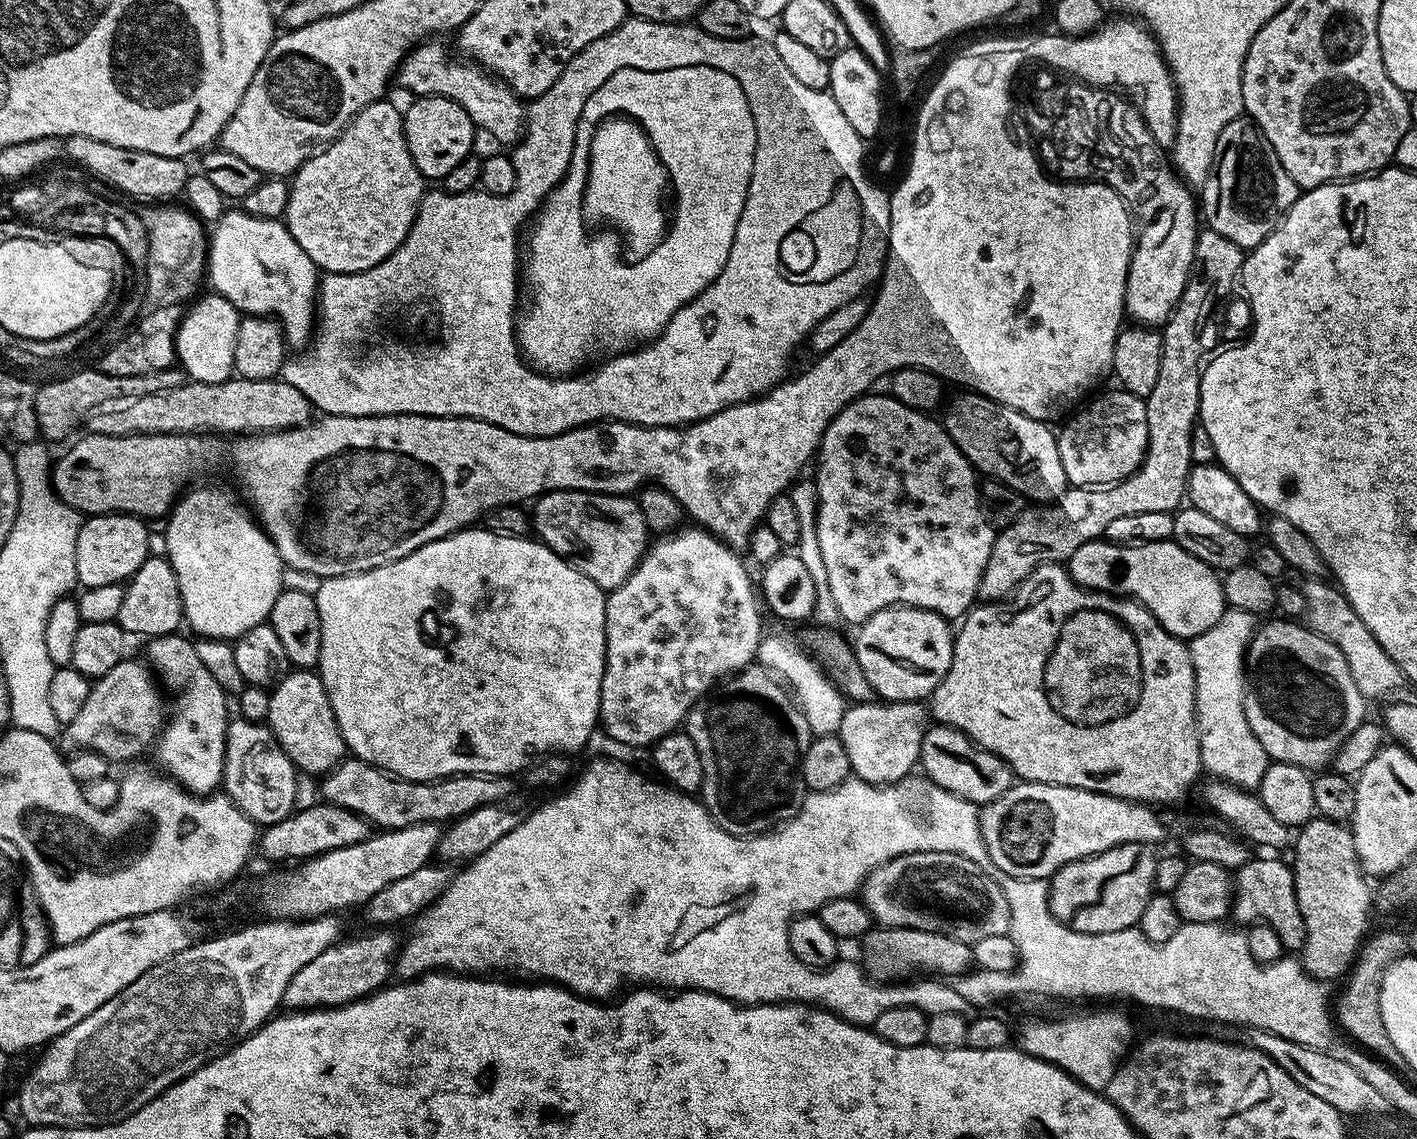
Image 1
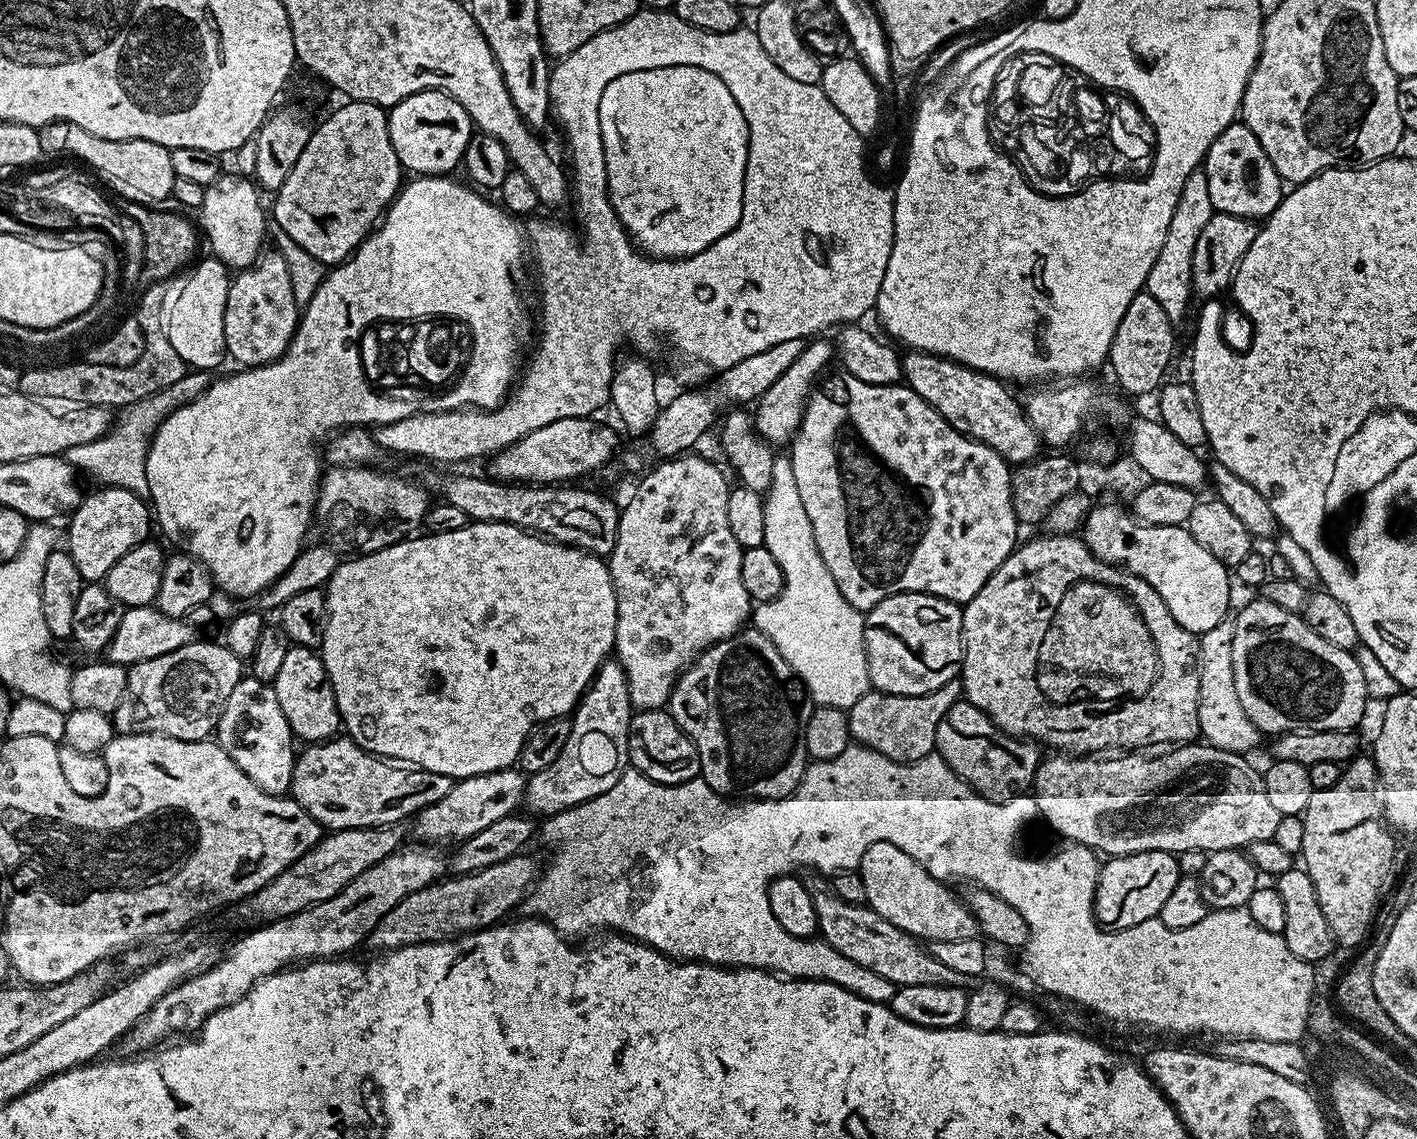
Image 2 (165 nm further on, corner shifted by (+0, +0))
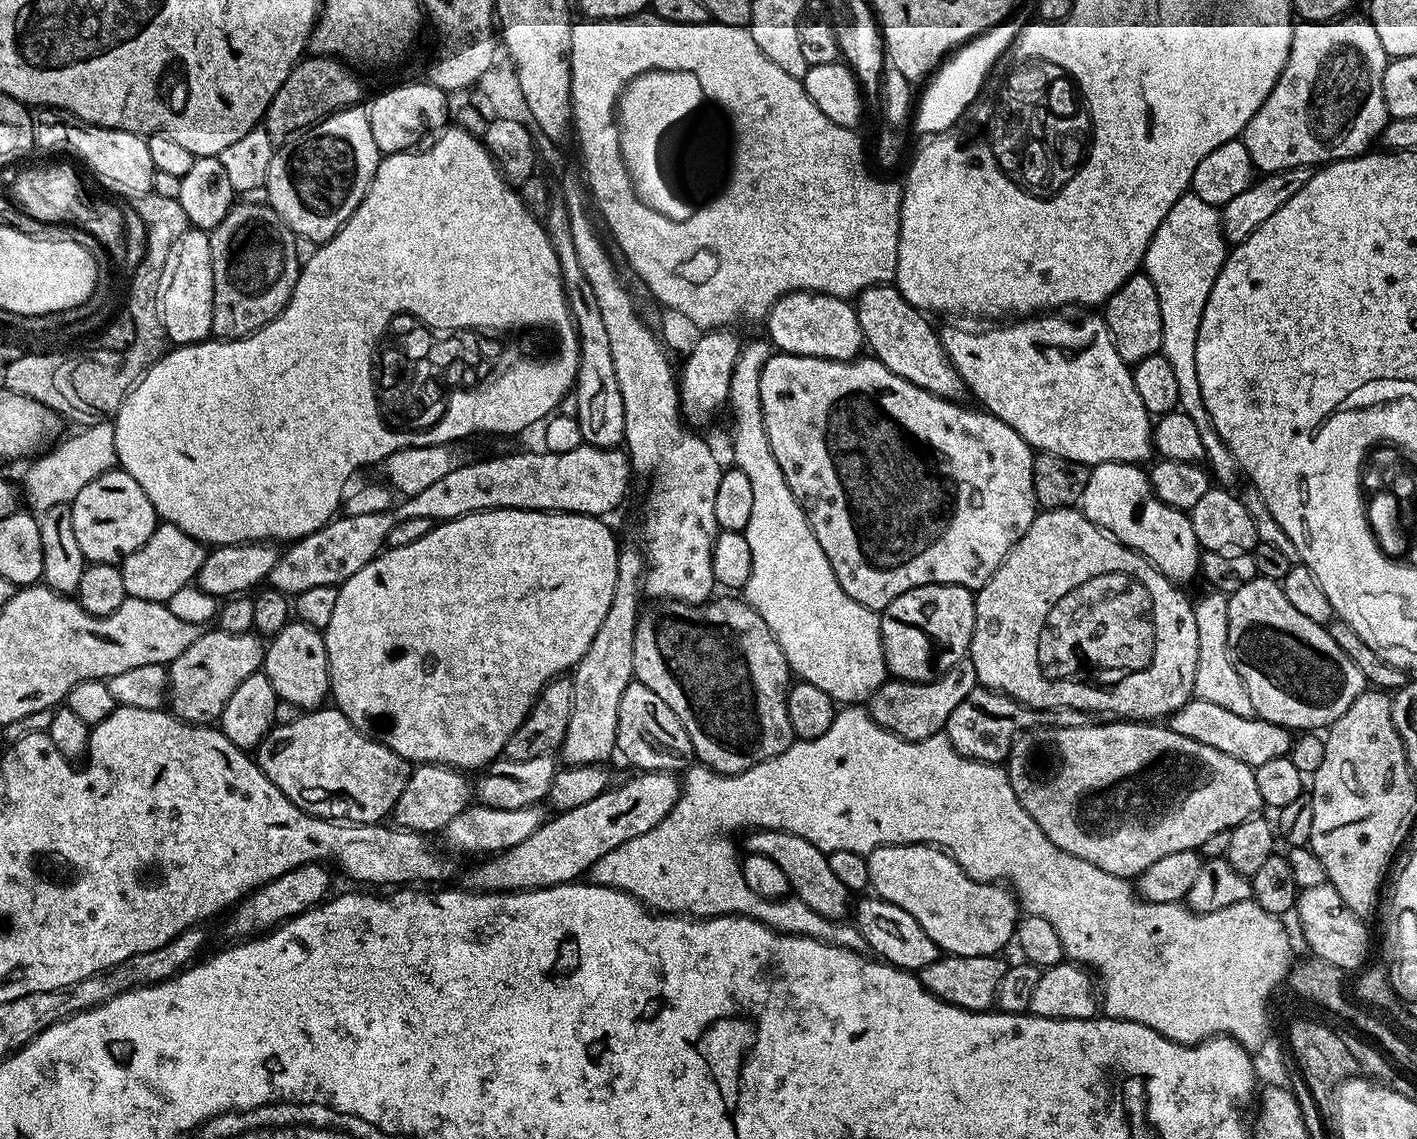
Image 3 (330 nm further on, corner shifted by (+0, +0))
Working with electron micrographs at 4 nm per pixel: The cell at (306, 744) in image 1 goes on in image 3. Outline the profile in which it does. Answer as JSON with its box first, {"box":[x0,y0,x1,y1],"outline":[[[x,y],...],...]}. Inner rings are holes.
{"box":[262,619,330,710],"outline":[[[293,619],[267,641],[262,670],[266,678],[270,678],[270,686],[274,686],[277,697],[290,702],[295,708],[315,710],[329,699],[330,681],[324,633],[301,620]]]}

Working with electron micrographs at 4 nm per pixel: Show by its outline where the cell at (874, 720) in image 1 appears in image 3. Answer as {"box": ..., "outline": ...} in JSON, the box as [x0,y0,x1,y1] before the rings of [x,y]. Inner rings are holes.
{"box":[866,658,977,740],"outline":[[[965,658],[935,680],[885,679],[880,689],[868,697],[866,707],[874,722],[894,735],[904,740],[925,740],[941,735],[947,729],[950,714],[954,714],[954,706],[958,706],[958,702],[962,702],[962,698],[969,696],[977,686],[974,666],[971,659]]]}

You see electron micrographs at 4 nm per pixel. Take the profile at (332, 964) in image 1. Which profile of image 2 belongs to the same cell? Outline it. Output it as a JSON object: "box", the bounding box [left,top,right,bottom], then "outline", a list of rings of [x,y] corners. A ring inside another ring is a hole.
{"box":[366,854,538,950],"outline":[[[528,854],[510,856],[502,862],[494,862],[484,870],[462,874],[461,876],[449,875],[449,880],[437,878],[422,890],[414,890],[414,894],[406,894],[386,918],[382,918],[366,937],[367,943],[372,943],[376,950],[414,946],[415,944],[429,944],[439,940],[455,940],[458,936],[465,936],[468,932],[479,932],[481,928],[493,927],[501,921],[506,912],[510,911],[516,903],[527,897],[531,887],[538,879],[538,864],[528,857]]]}

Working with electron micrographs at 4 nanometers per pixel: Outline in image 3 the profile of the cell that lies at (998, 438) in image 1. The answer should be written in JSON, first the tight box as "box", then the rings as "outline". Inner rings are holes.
{"box":[854,283,965,402],"outline":[[[891,283],[870,286],[855,297],[854,307],[867,351],[872,351],[869,353],[880,360],[882,366],[898,374],[898,378],[906,378],[906,382],[943,400],[960,402],[965,399],[964,379],[958,374],[954,362],[950,362],[939,331],[935,327],[932,329],[928,321],[931,319],[919,308],[910,306],[896,287]]]}

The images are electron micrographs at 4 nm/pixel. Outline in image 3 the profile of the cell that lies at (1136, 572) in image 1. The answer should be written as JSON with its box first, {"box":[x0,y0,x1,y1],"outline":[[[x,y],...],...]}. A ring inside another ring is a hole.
{"box":[1078,462,1202,580],"outline":[[[1122,462],[1095,465],[1088,473],[1078,508],[1094,526],[1145,556],[1168,580],[1197,579],[1202,549],[1194,534],[1192,517],[1187,511],[1164,504],[1156,496],[1149,473],[1141,465]]]}

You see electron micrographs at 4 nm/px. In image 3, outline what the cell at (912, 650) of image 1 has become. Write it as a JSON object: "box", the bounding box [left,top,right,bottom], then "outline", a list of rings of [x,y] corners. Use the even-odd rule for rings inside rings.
{"box":[879,584,976,680],"outline":[[[927,584],[898,594],[879,613],[880,637],[887,671],[898,680],[935,680],[969,655],[976,621],[971,588],[957,584]]]}

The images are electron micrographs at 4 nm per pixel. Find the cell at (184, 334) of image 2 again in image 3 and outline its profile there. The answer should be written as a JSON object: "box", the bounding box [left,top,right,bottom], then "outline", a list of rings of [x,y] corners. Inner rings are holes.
{"box":[156,227,214,345],"outline":[[[189,227],[178,238],[160,270],[156,305],[160,308],[166,334],[173,345],[198,344],[212,336],[214,306],[214,270],[210,262],[209,233],[203,228]]]}

